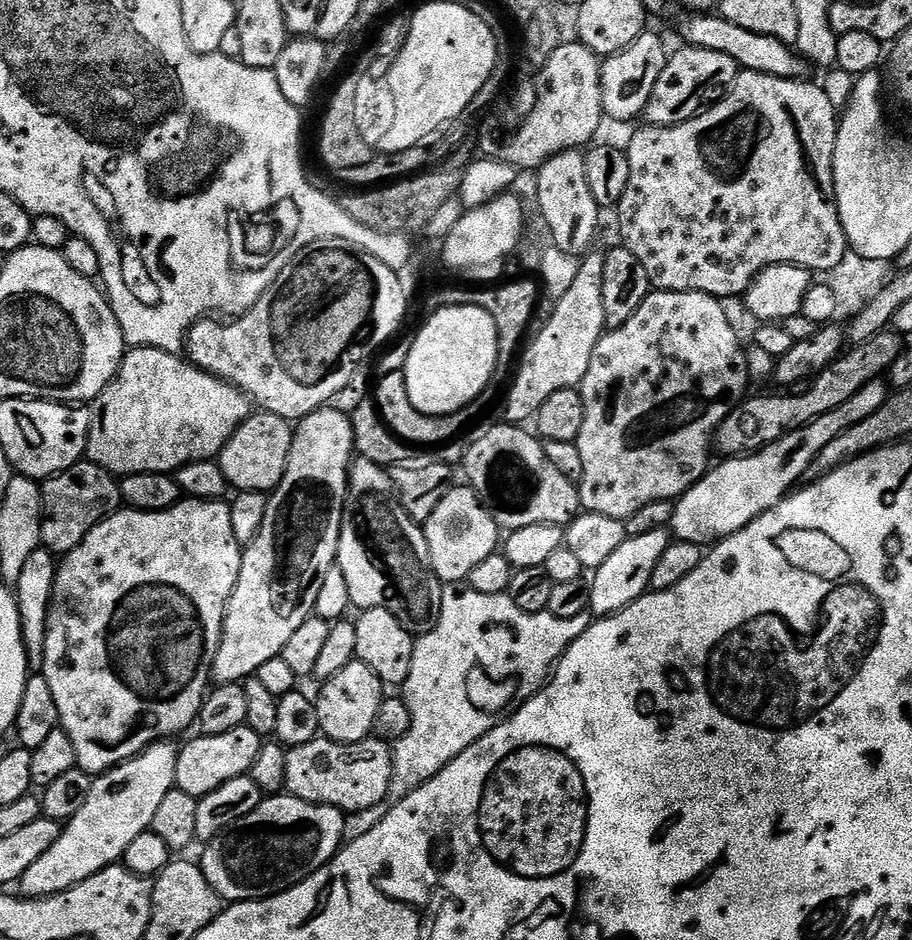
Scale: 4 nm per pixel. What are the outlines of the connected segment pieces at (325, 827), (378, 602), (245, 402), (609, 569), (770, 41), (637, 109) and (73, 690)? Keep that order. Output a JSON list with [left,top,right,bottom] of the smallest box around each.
[[198,794,345,901],[336,458,444,638],[87,347,254,478],[588,528,670,618],[680,14,805,80],[601,30,669,121],[42,499,242,774]]

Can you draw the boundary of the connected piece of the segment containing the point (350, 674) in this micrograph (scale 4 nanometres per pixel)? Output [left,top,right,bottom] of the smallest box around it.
[315,660,386,744]

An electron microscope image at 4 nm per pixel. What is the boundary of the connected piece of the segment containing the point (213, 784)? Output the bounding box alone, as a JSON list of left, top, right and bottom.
[176,726,262,798]

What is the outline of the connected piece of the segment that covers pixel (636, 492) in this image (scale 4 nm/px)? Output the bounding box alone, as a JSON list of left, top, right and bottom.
[574,290,750,521]

